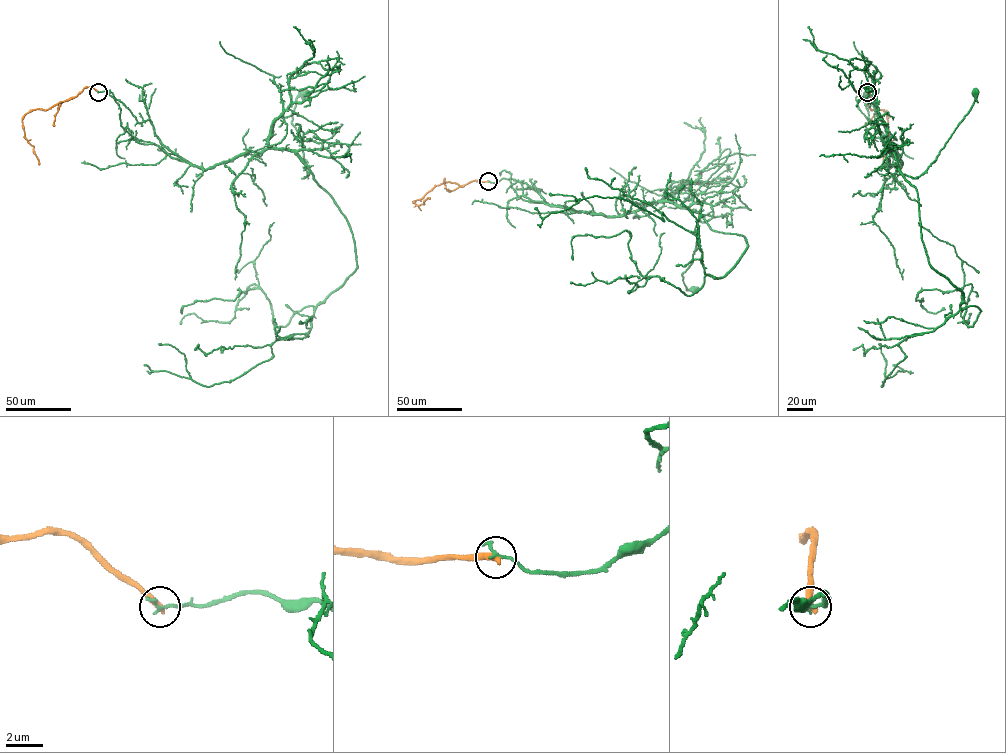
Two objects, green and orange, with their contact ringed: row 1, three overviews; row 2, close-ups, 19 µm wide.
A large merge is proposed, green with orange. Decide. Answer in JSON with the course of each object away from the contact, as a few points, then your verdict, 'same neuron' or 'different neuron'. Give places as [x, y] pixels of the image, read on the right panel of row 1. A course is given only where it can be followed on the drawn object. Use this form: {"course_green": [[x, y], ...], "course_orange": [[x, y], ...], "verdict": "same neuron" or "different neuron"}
{"course_green": [[867, 92], [870, 121], [881, 121], [899, 172], [914, 178], [975, 92]], "course_orange": [[867, 92], [867, 87], [871, 97], [867, 104], [871, 110], [882, 109], [888, 120], [891, 143], [883, 164]], "verdict": "different neuron"}

